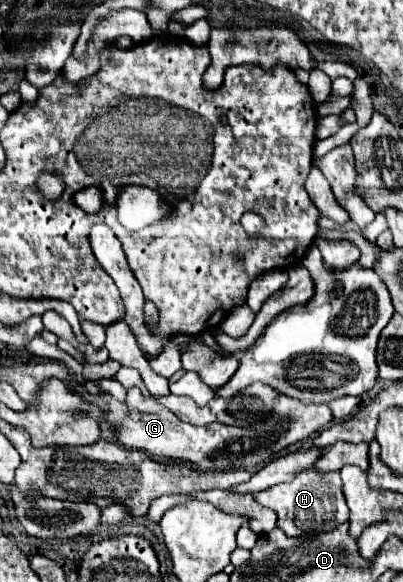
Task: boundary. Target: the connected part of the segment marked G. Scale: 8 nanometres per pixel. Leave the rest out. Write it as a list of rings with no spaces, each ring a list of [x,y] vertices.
[[[131,388],[125,404],[131,410],[131,416],[125,424],[115,426],[119,444],[147,450],[153,458],[161,462],[195,462],[203,472],[207,470],[229,470],[229,468],[251,468],[263,462],[271,462],[273,454],[281,452],[289,444],[301,442],[317,434],[323,426],[333,420],[333,414],[327,404],[301,404],[299,400],[289,400],[281,396],[275,404],[269,420],[261,422],[255,428],[235,428],[225,424],[209,424],[209,426],[191,426],[171,414],[165,406],[157,404],[151,396],[143,398],[139,388]]]

